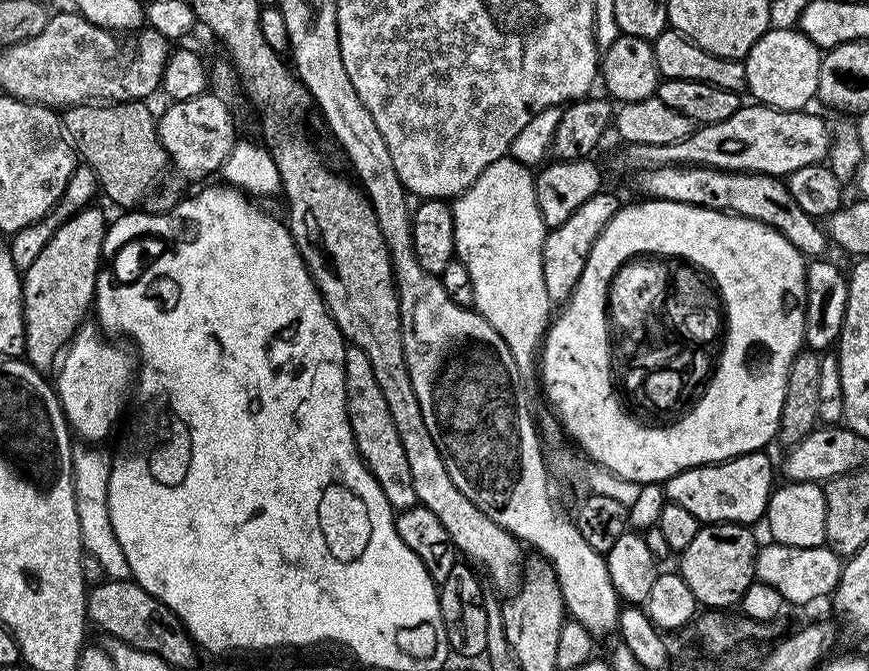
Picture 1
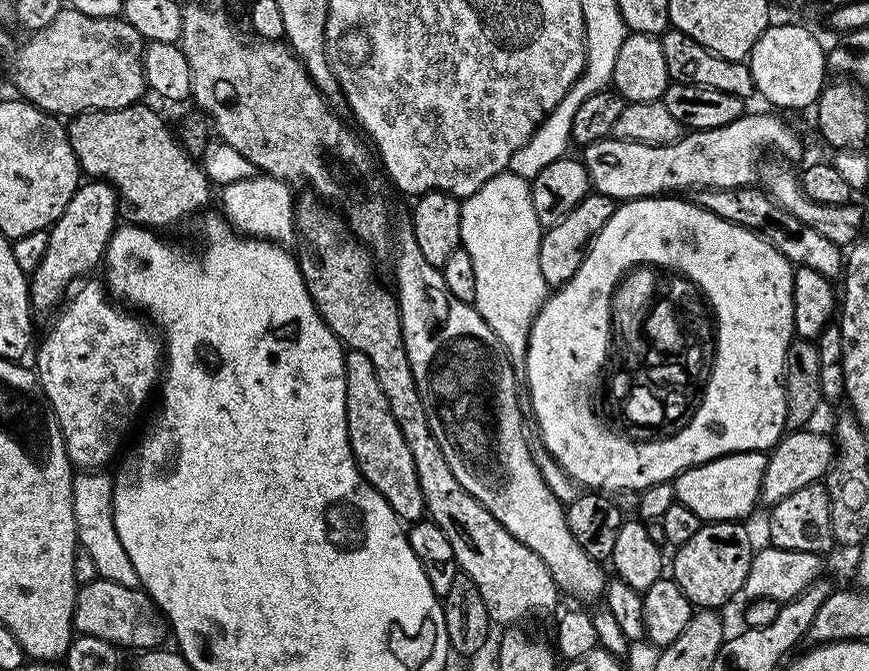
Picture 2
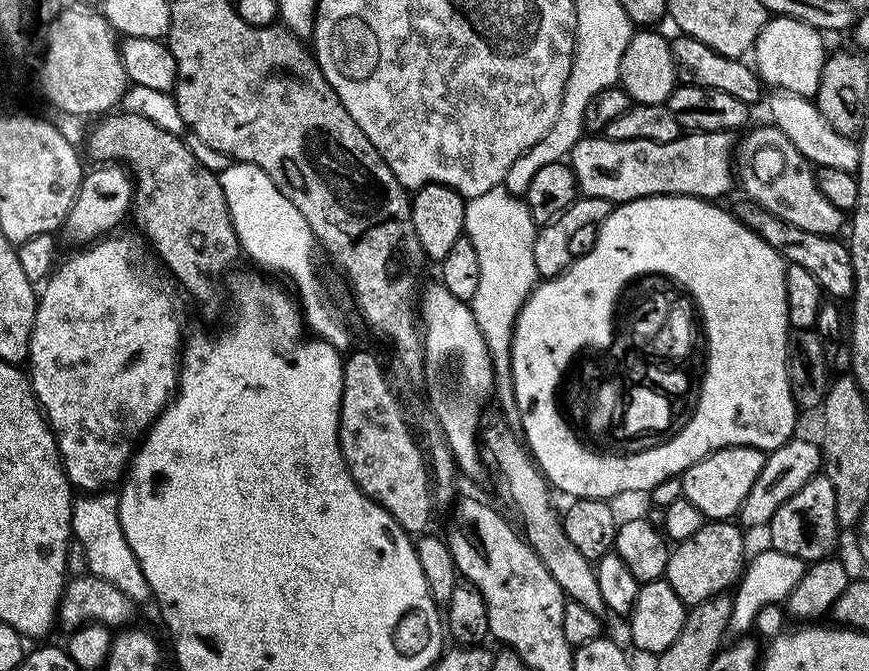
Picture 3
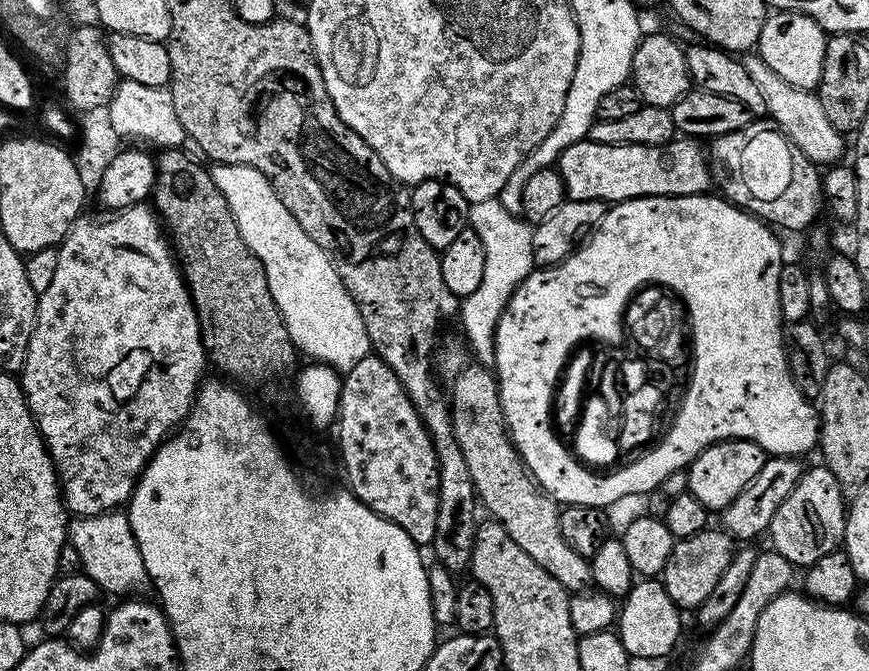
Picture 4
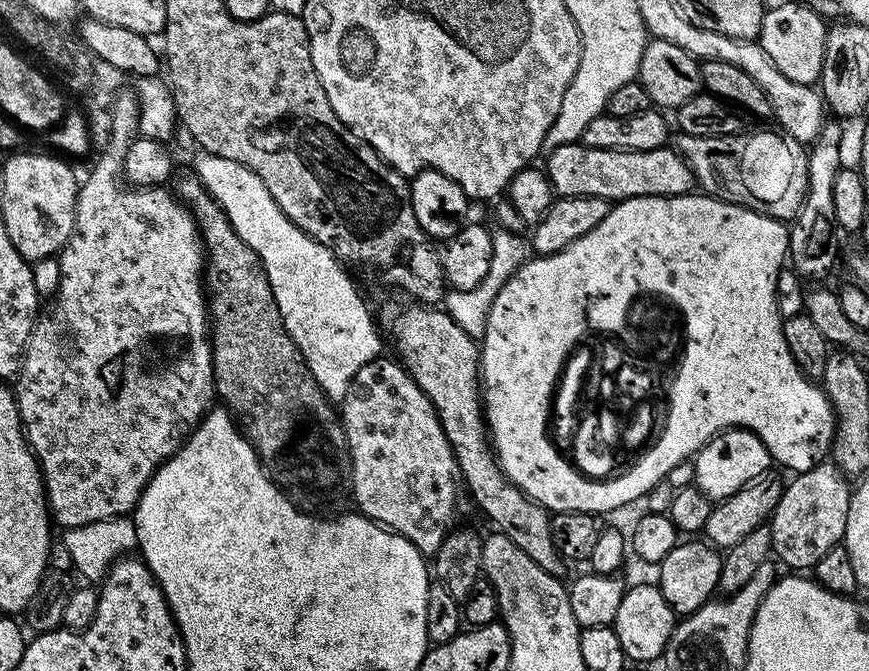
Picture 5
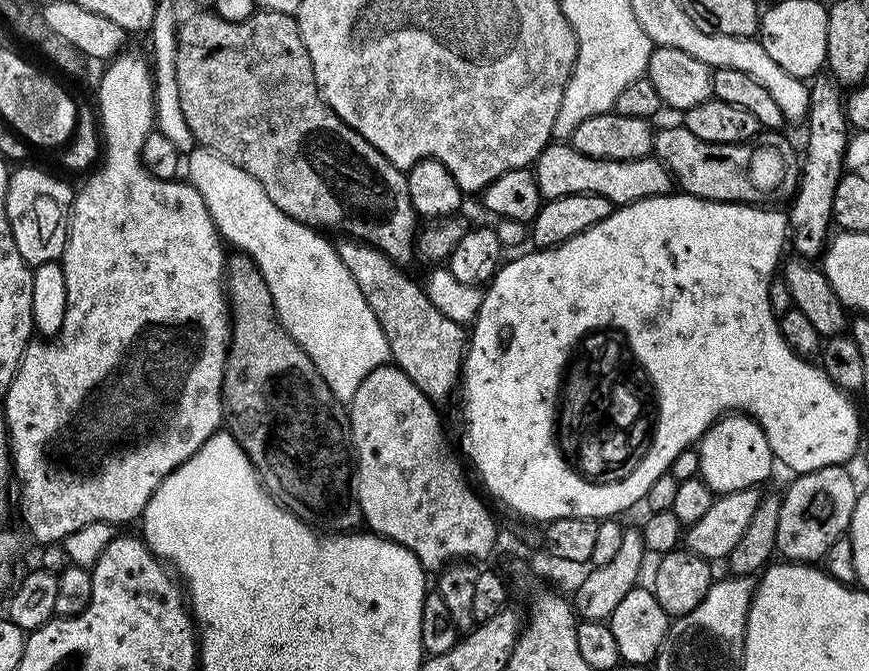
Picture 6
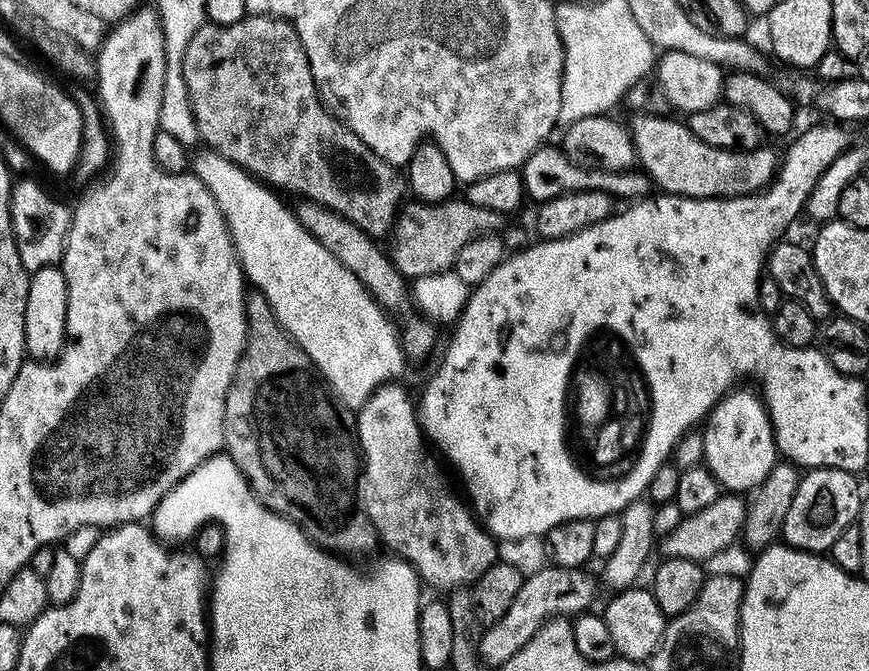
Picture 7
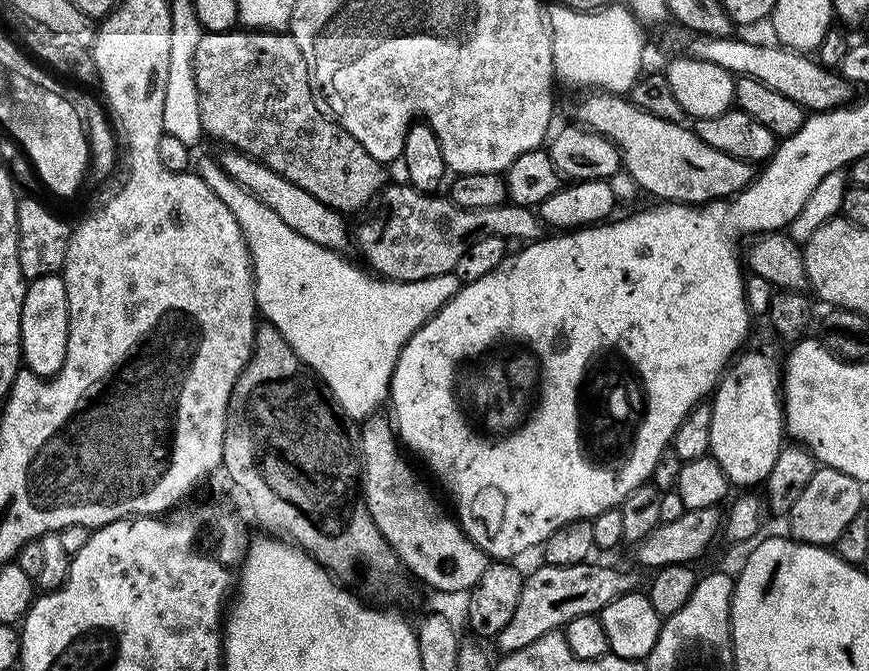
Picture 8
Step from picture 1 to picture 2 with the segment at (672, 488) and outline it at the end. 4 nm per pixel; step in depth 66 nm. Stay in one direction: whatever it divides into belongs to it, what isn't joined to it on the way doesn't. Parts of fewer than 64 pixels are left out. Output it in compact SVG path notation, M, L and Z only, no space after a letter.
M735 452L686 469L676 477L676 502L698 514L702 522L743 521L760 504L762 474L766 474L767 455L763 452Z

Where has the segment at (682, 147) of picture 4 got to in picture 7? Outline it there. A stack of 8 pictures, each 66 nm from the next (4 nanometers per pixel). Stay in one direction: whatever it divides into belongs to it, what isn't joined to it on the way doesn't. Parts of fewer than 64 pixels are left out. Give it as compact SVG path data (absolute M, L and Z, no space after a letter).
M545 146L534 150L530 158L519 169L520 177L524 183L524 195L529 201L543 202L550 198L558 198L562 194L581 192L582 190L602 190L610 194L617 201L635 202L649 195L650 181L643 170L629 170L626 172L607 172L601 168L587 168L581 164L575 164L564 153L563 147Z

